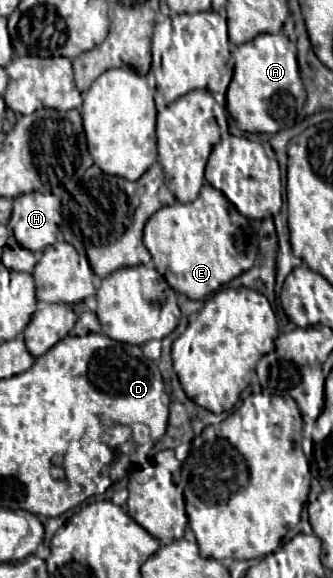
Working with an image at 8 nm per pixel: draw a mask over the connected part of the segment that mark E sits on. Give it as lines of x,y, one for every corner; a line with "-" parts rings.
205,184
199,198
191,204
175,202
173,206
163,206
157,210
145,224
143,244
147,246
155,268
165,276
167,284
175,292
185,294
191,300
203,300
205,296
217,292
221,284
229,283
231,278
253,266
255,238
247,238
247,252
237,252
235,234
239,232
243,218
223,196
223,192
211,184

